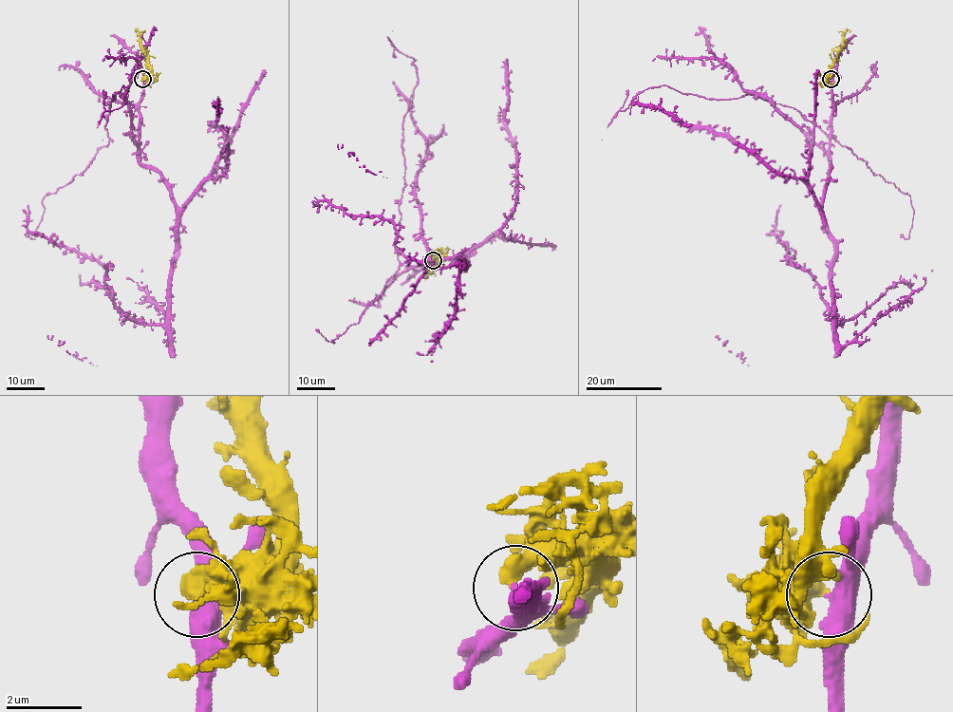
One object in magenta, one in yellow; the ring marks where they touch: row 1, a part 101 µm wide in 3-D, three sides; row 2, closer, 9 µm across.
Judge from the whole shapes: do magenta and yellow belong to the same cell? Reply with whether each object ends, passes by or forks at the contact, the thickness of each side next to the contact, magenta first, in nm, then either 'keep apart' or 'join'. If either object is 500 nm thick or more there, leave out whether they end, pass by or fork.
magenta passes by; yellow ends there; 480 nm thick on the magenta side, 480 nm on the other; keep apart

